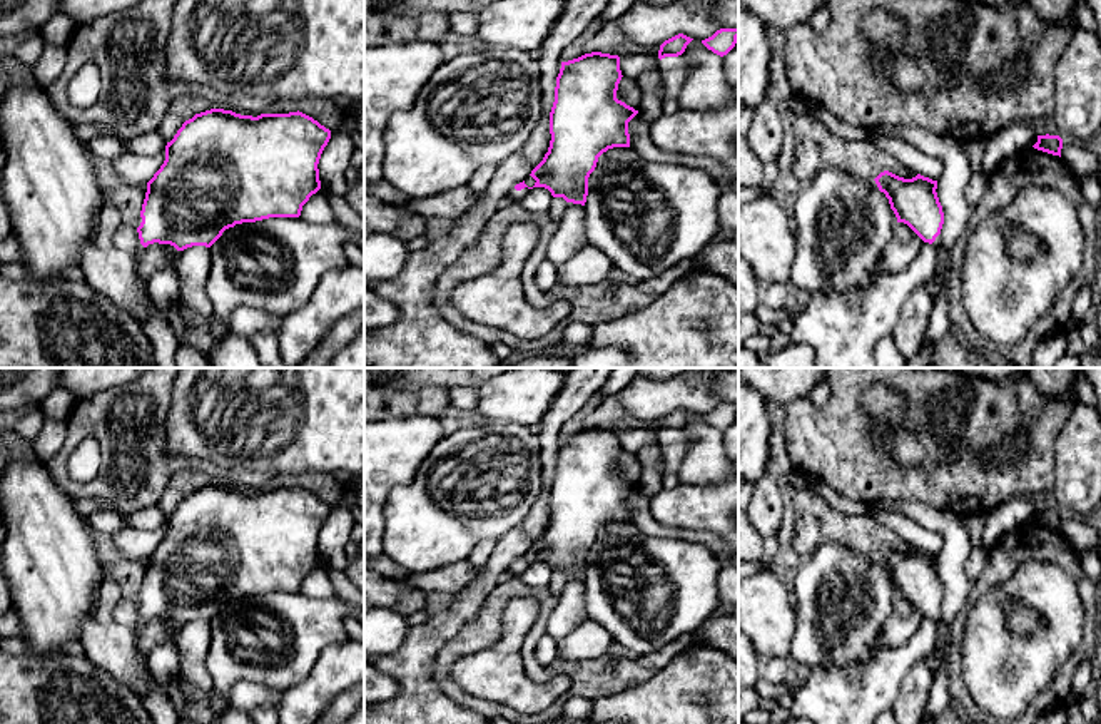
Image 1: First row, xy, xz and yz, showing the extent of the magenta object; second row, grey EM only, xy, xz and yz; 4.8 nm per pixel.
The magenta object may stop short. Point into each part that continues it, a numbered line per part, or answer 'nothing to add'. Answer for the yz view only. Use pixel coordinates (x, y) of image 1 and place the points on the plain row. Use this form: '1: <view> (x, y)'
1: yz (939, 699)

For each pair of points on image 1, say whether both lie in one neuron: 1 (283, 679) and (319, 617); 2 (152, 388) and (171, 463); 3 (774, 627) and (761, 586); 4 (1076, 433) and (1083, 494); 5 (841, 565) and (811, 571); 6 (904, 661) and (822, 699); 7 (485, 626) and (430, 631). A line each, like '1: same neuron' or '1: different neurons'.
1: same neuron
2: same neuron
3: same neuron
4: same neuron
5: same neuron
6: same neuron
7: different neurons

